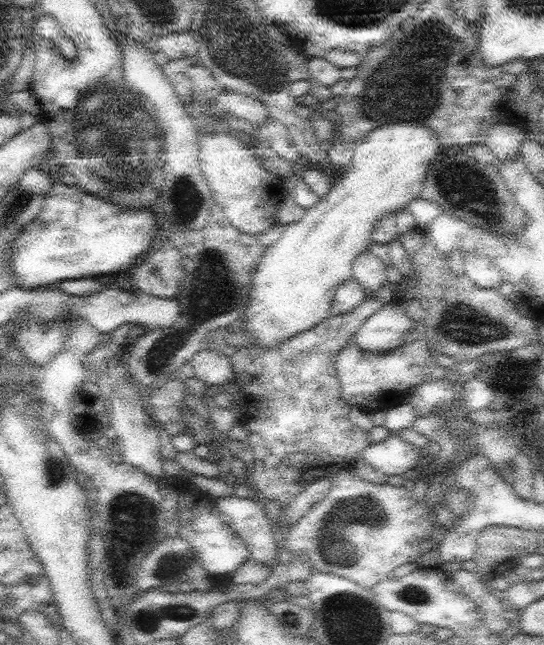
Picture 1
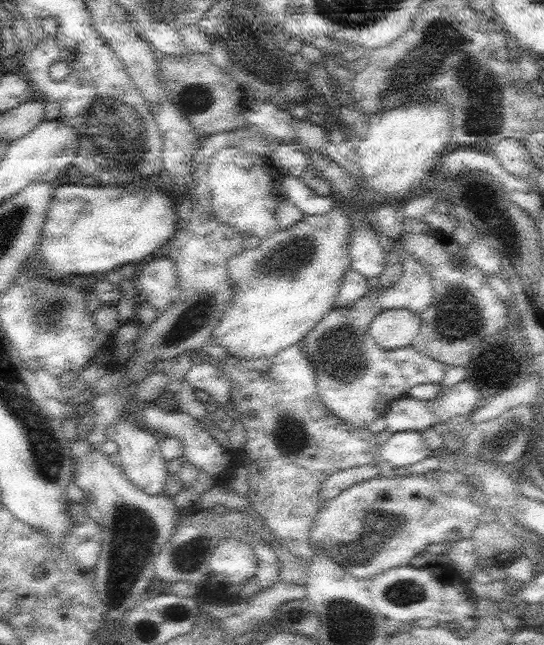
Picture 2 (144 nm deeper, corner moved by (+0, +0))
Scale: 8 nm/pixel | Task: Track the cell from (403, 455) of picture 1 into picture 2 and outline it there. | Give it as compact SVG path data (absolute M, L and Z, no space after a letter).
M397 432L391 434L385 444L379 446L375 462L389 464L395 468L409 468L411 464L433 456L433 452L423 444L421 432Z

